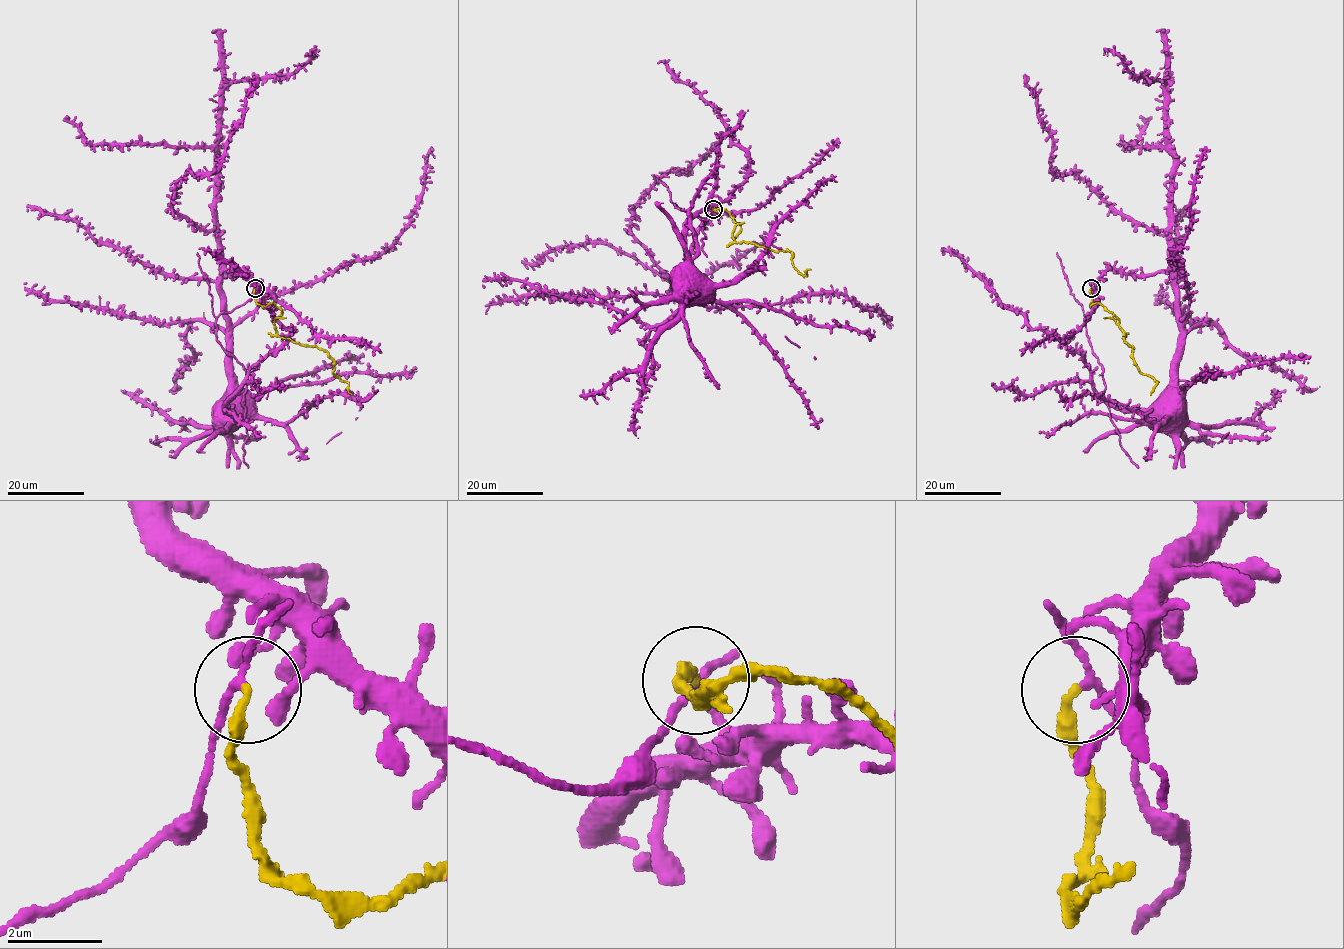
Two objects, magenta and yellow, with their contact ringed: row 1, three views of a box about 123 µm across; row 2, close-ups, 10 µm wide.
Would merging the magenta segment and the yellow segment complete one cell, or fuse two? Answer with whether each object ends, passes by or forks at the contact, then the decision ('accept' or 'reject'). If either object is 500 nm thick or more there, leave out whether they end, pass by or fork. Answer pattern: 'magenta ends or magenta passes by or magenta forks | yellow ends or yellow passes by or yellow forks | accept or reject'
magenta passes by | yellow ends | reject

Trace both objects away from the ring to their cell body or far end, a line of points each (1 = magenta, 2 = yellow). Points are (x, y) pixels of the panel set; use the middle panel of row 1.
1: (713, 210), (695, 233), (685, 299), (685, 226), (745, 180), (748, 154), (721, 115), (658, 63)
2: (713, 209), (725, 210), (740, 225), (735, 241), (792, 252), (793, 266), (803, 275), (811, 269)

